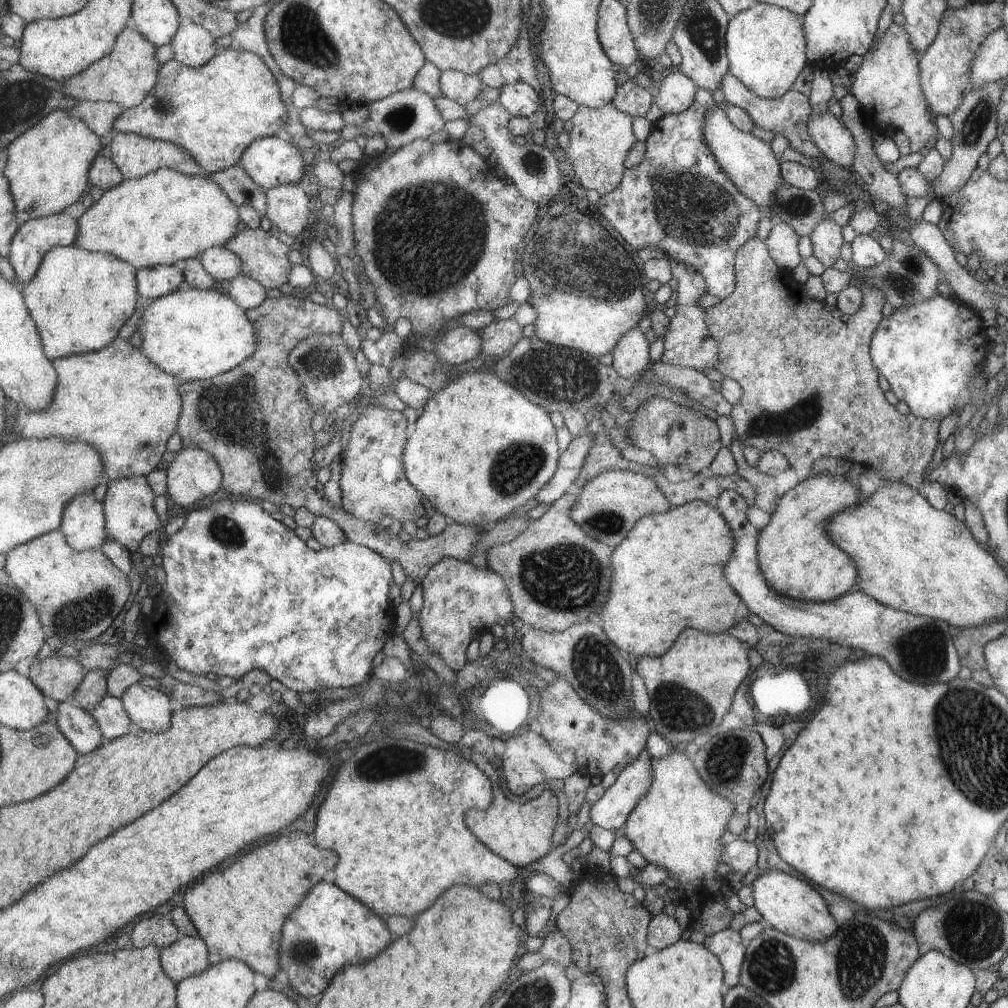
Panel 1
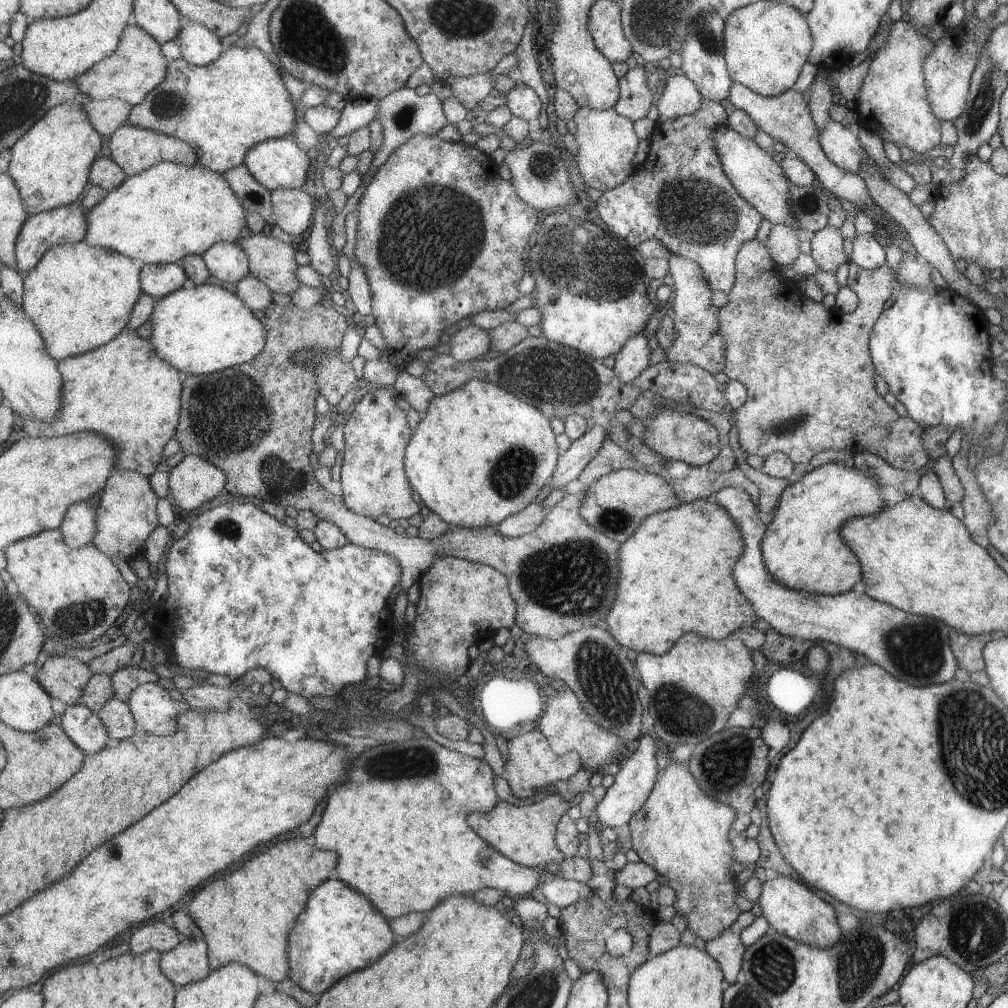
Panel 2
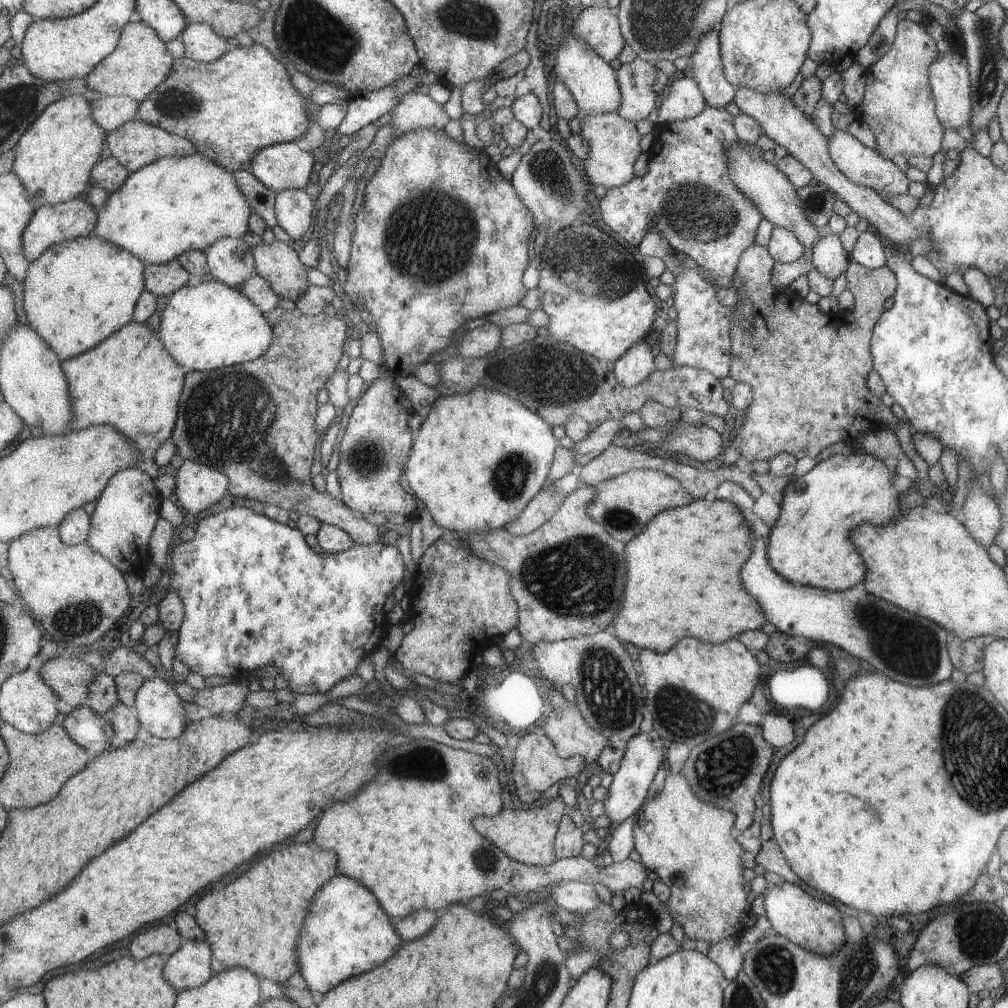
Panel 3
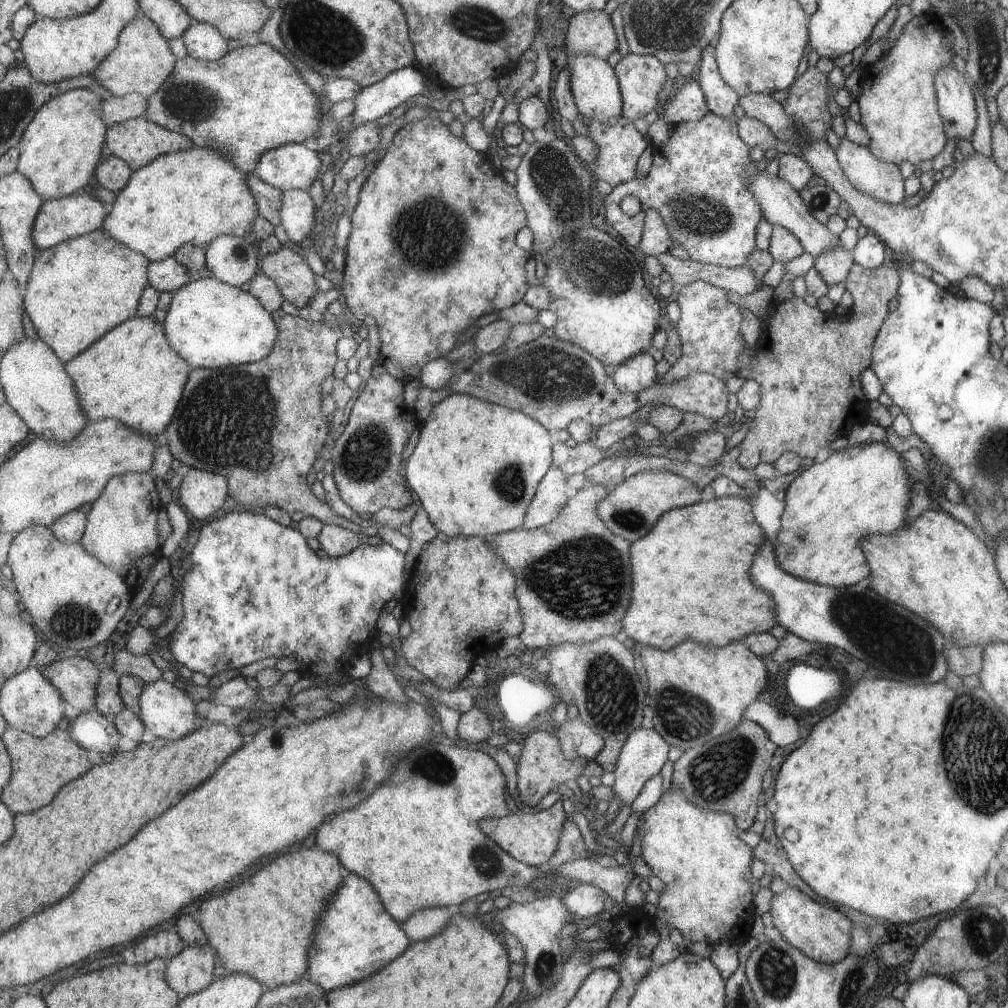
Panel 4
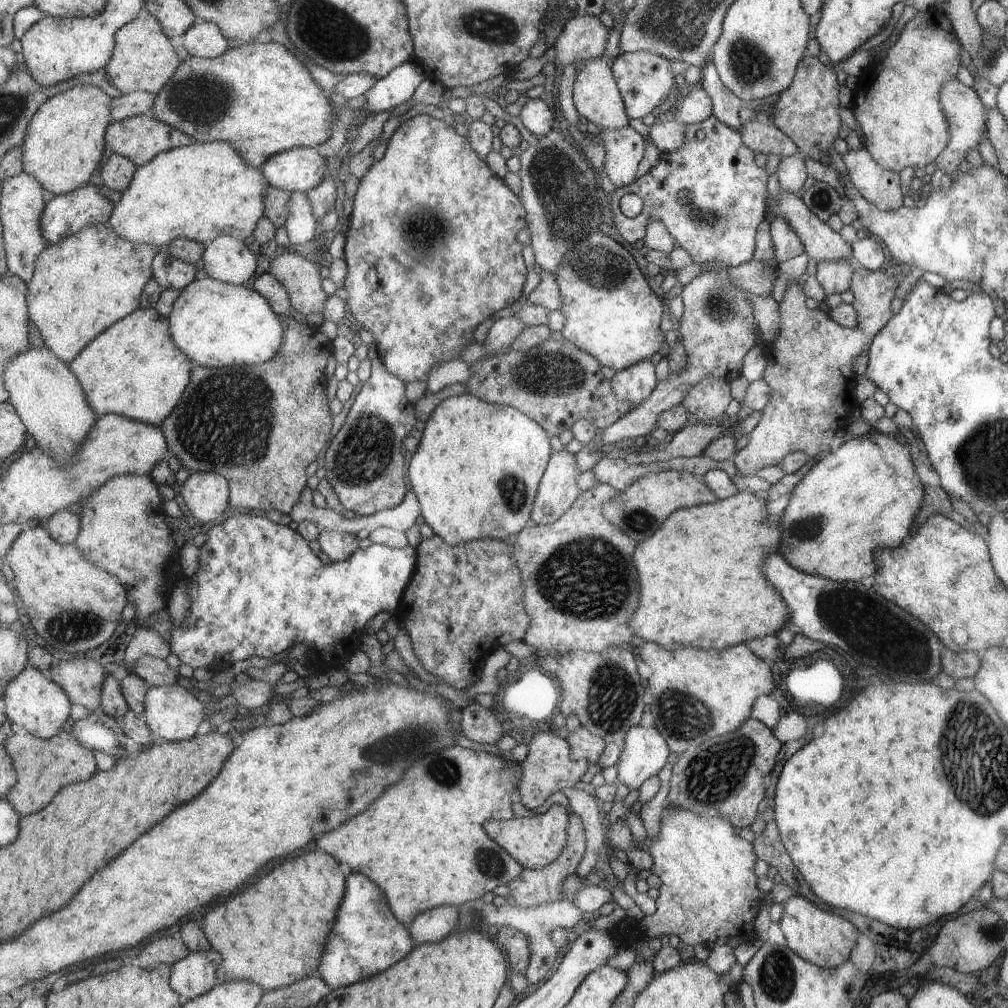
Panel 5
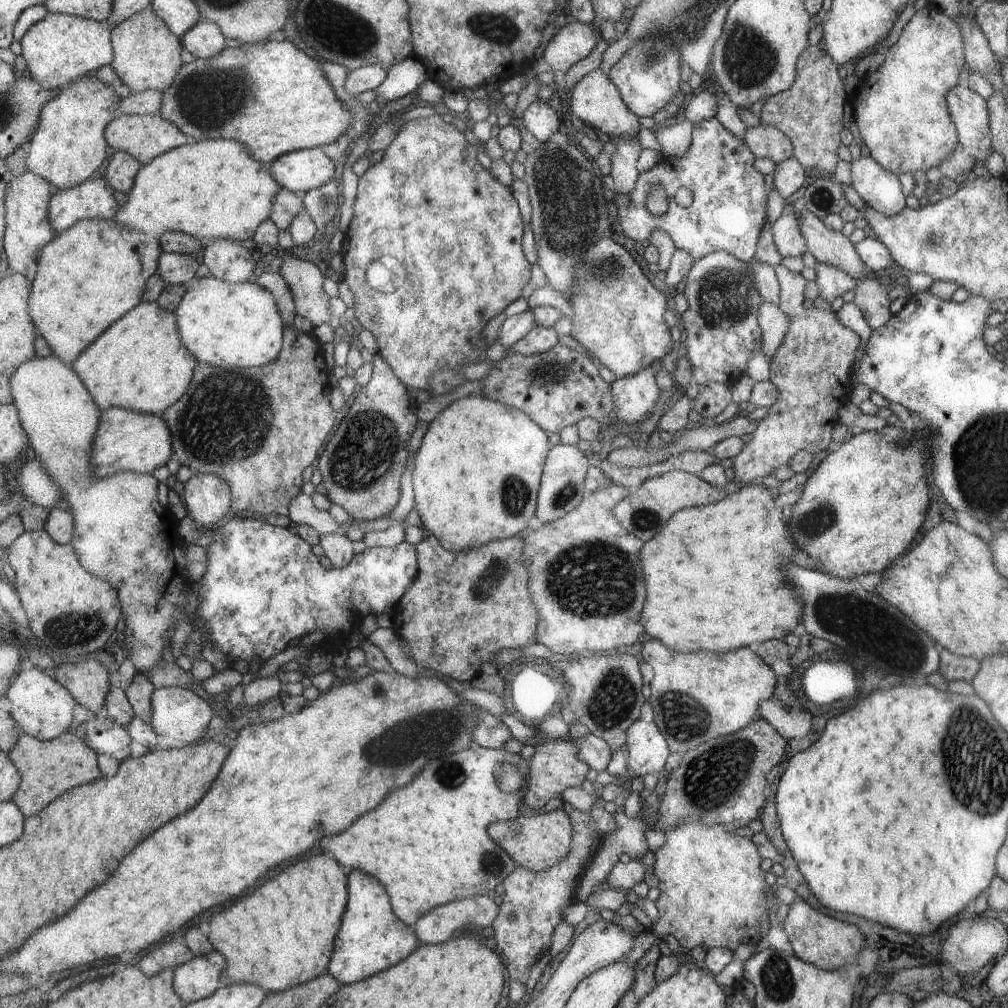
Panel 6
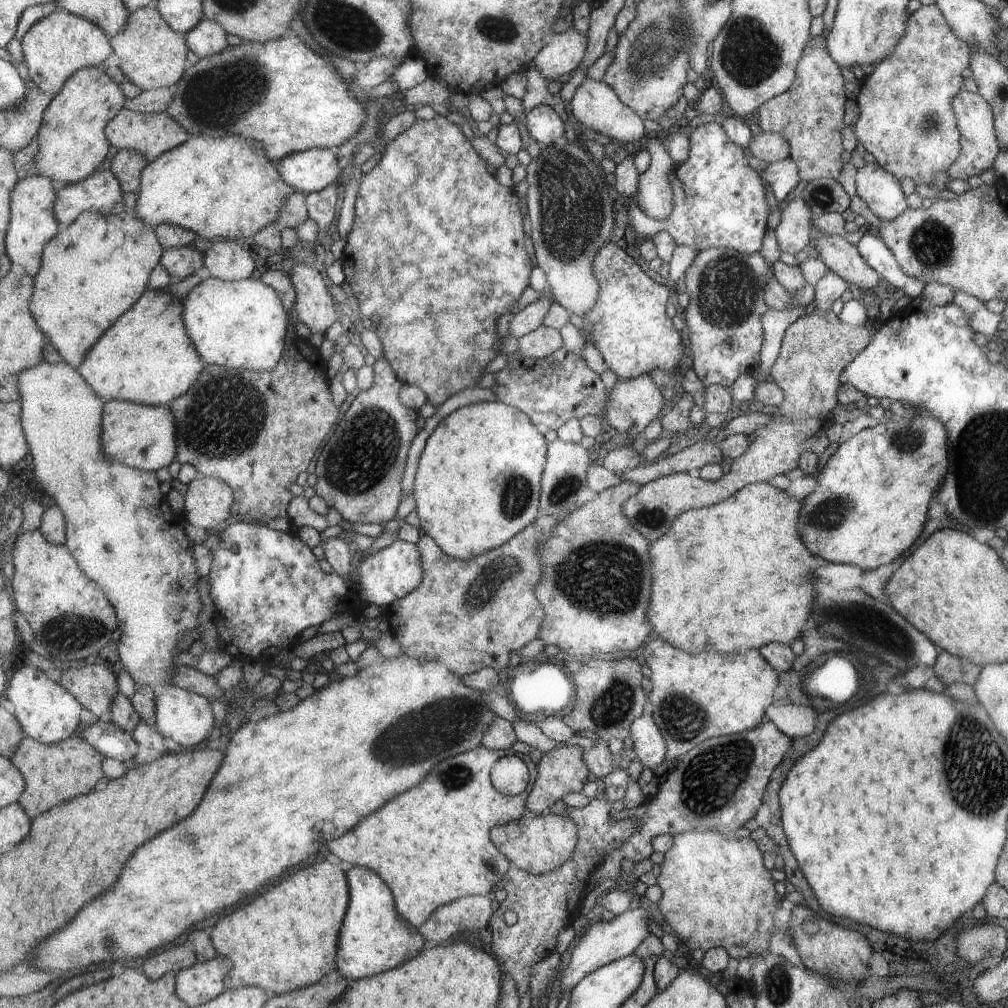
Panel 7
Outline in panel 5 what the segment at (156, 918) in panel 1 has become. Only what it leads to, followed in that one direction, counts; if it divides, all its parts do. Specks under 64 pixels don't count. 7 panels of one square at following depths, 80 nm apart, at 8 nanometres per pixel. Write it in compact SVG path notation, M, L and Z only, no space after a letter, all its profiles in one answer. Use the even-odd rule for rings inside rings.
M180 936L157 938L146 945L139 953L139 966L145 970L159 968L160 964L174 965L191 954L190 948Z

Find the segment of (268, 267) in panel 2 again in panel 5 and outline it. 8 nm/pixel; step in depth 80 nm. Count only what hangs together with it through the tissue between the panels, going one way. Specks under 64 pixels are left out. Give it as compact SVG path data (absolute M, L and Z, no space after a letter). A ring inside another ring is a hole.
M287 250L269 265L273 273L289 291L294 308L305 317L321 315L325 310L328 292L322 285L319 265Z

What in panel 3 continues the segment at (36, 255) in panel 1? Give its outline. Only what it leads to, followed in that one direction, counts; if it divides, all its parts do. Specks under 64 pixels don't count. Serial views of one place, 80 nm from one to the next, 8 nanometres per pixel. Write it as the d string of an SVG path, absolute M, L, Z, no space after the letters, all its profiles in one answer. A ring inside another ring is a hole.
M75 197L73 200L46 204L34 214L30 226L26 228L24 235L24 251L33 262L38 259L50 246L65 241L75 240L81 237L88 237L93 234L98 226L99 209L91 206L83 197Z

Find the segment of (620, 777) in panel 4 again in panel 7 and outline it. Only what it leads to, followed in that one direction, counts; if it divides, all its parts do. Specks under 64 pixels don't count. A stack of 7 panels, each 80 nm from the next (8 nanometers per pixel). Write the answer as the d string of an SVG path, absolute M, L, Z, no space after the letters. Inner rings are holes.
M642 714L631 723L632 750L642 768L651 769L661 764L666 744L651 715Z

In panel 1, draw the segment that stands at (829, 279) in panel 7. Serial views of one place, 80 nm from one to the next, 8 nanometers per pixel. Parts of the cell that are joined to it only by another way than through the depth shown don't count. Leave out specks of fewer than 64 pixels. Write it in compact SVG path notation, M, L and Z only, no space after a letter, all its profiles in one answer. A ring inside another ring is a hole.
M823 218L808 235L812 245L812 255L823 266L831 266L839 258L841 227L833 221Z

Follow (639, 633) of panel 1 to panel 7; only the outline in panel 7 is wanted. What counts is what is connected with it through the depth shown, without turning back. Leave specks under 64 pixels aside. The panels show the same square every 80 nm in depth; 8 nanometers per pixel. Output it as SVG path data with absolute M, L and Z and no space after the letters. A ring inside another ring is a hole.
M763 481L762 483L749 483L735 491L733 495L723 499L713 506L689 509L677 516L671 528L665 535L651 544L651 564L655 564L655 592L651 592L651 624L655 624L655 634L676 649L688 653L701 651L718 653L742 653L751 649L760 649L767 643L791 644L801 637L803 625L808 624L813 604L815 604L816 590L812 579L816 575L816 569L825 567L825 560L807 552L806 545L799 534L800 502L790 499L786 491L782 491Z

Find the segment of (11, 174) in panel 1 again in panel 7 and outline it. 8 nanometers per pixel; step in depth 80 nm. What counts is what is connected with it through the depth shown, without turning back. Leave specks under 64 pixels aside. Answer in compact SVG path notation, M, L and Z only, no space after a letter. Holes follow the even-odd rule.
M100 65L79 69L46 108L39 131L40 152L36 158L39 174L66 181L81 182L90 177L107 158L111 143L106 128L124 107L127 96L119 84Z

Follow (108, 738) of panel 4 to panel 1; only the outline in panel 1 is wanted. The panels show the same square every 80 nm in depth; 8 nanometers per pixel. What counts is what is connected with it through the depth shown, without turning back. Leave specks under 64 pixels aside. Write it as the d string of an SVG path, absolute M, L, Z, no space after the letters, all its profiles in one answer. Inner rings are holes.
M74 701L60 703L57 724L74 747L85 754L103 746L103 731L98 720Z

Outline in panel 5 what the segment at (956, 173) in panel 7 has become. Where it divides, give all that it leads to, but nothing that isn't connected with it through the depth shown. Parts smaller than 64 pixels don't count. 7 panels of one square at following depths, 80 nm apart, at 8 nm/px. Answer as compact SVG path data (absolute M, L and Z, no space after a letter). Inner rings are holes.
M954 78L942 84L939 100L948 122L950 140L946 148L934 160L934 164L941 172L949 175L963 160L965 152L977 150L977 144L983 138L983 130L985 130L985 116L983 116L983 104L977 98L977 94L971 90L971 87L963 86L960 81Z

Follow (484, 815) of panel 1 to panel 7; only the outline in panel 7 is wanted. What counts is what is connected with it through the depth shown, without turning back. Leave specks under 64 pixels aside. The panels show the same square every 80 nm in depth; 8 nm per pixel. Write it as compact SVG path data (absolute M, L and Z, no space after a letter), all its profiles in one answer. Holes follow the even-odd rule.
M541 812L534 818L521 817L495 827L491 838L497 848L511 860L511 866L532 875L546 875L562 866L574 852L578 840L578 828L567 814Z

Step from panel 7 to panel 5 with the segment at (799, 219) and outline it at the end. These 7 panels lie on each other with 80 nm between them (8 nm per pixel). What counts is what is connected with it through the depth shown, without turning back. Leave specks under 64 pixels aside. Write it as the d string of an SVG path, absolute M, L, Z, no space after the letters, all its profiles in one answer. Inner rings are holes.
M775 217L770 222L770 239L774 250L773 261L777 264L805 252L801 238L785 219Z

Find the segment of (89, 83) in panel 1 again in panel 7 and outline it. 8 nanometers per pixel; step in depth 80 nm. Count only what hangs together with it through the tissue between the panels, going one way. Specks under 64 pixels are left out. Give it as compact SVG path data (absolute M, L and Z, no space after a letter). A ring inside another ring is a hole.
M156 3L133 11L126 31L115 35L111 42L115 54L119 56L119 66L143 91L174 87L188 69L187 54L190 48L186 35L171 28Z

